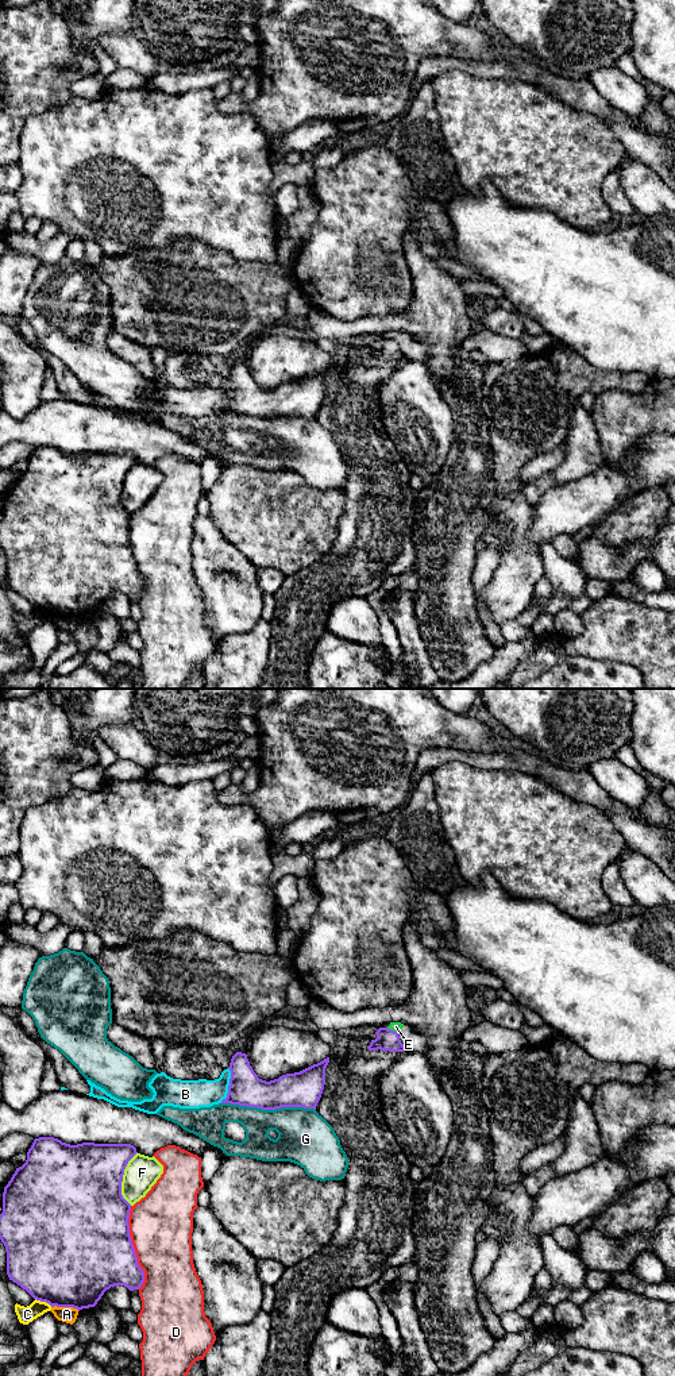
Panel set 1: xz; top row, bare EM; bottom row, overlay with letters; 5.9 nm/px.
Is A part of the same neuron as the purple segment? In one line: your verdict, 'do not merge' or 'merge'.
do not merge

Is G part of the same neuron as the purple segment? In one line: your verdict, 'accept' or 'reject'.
reject

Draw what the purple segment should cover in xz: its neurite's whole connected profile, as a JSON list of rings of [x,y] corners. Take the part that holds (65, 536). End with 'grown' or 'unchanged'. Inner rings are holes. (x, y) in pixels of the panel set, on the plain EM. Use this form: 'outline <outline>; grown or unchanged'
outline [[[54,446],[35,447],[26,471],[16,477],[3,501],[0,548],[7,560],[9,589],[51,616],[73,616],[78,620],[94,616],[111,596],[139,598],[144,590],[144,581],[138,573],[130,544],[131,513],[122,504],[124,478],[136,462],[131,452],[70,454]]]; unchanged

